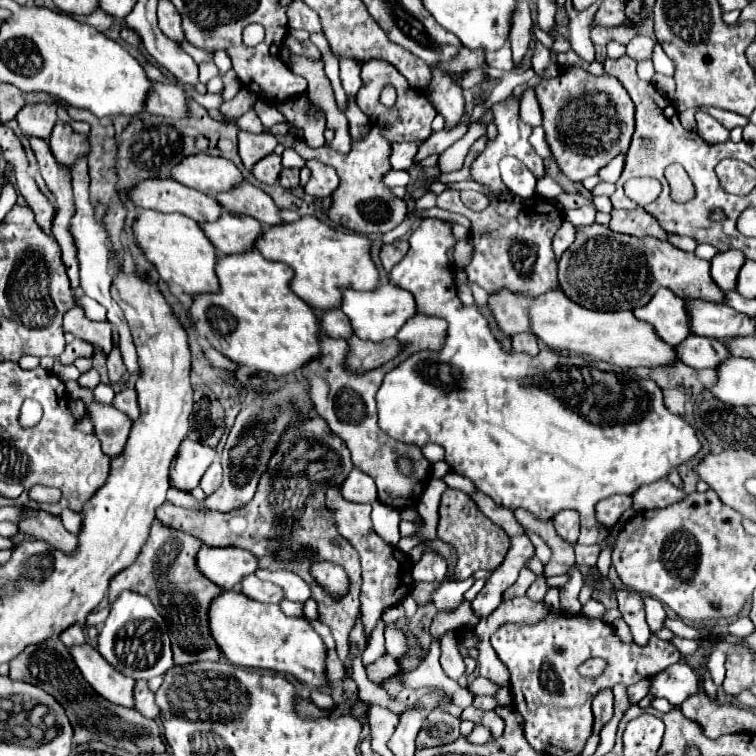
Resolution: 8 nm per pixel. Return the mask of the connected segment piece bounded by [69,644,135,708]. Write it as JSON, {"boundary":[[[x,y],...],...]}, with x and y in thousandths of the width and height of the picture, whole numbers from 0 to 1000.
{"boundary":[[[120,852],[97,854],[91,860],[110,897],[120,905],[120,910],[126,910],[144,929],[152,929],[168,937],[176,934],[176,905],[179,905],[176,897],[163,894],[160,889],[147,884],[144,876]]]}

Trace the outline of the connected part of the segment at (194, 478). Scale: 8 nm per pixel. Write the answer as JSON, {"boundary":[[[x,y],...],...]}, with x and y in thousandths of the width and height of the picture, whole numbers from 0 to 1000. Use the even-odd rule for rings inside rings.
{"boundary":[[[245,579],[239,585],[239,595],[234,598],[234,603],[226,614],[224,640],[234,648],[253,651],[258,643],[263,643],[266,630],[271,627],[271,622],[276,619],[276,614],[282,611],[284,603],[287,601],[282,593]]]}

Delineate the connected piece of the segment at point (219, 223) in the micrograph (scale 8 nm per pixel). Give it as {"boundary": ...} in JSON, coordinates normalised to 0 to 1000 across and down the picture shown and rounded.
{"boundary":[[[298,280],[284,294],[266,294],[263,302],[282,320],[292,336],[313,336],[335,328],[335,320],[345,310],[345,294],[324,283]]]}

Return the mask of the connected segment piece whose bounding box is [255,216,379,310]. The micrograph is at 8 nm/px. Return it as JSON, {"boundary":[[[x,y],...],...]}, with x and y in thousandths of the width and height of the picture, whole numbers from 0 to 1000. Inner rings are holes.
{"boundary":[[[401,286],[390,294],[351,304],[343,320],[337,320],[337,328],[353,344],[366,344],[388,354],[390,365],[382,373],[385,384],[417,410],[448,407],[448,378],[462,378],[467,384],[496,384],[501,376],[501,360],[488,339],[488,317],[467,307],[443,304],[414,286]]]}

